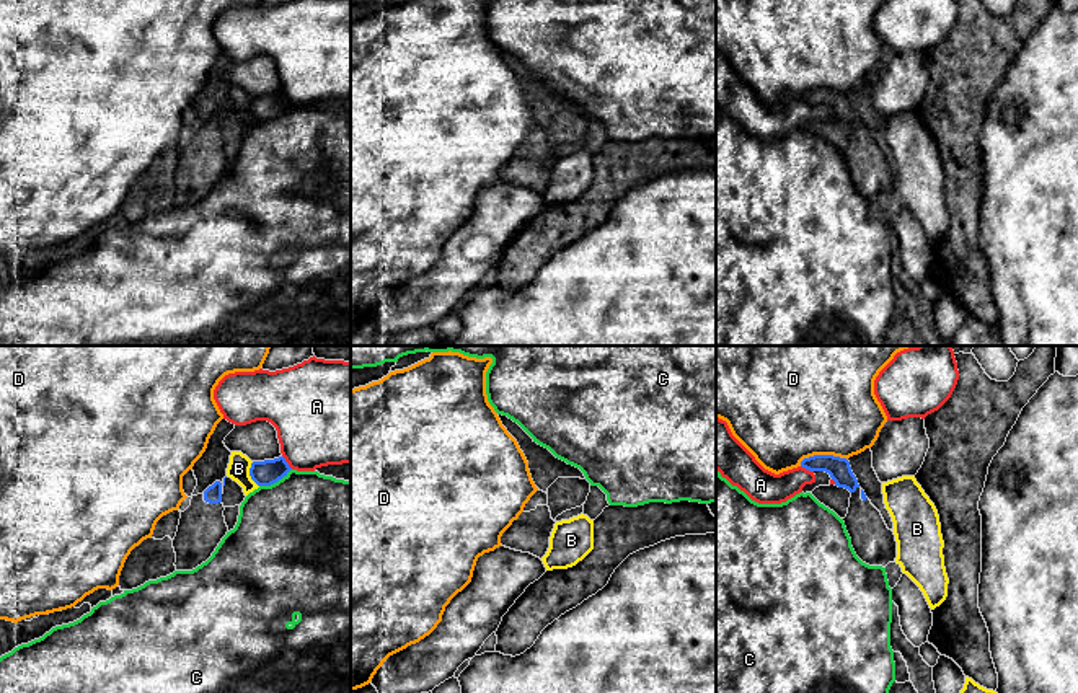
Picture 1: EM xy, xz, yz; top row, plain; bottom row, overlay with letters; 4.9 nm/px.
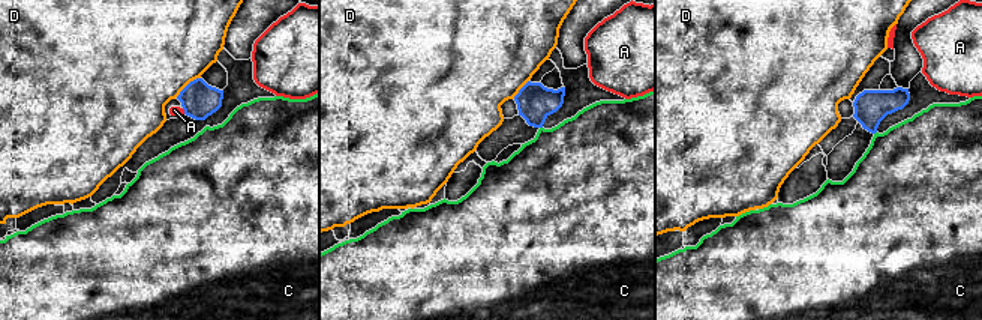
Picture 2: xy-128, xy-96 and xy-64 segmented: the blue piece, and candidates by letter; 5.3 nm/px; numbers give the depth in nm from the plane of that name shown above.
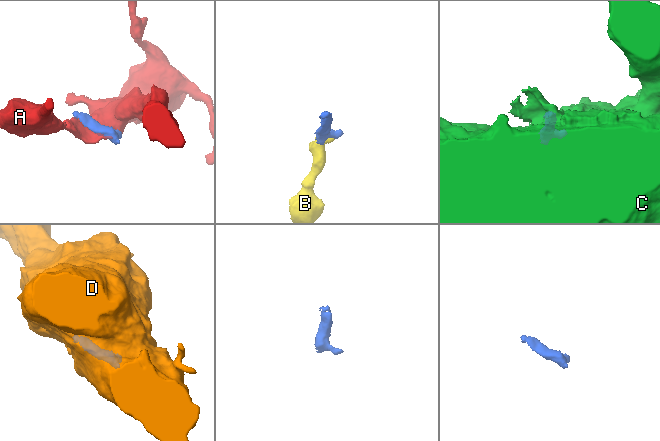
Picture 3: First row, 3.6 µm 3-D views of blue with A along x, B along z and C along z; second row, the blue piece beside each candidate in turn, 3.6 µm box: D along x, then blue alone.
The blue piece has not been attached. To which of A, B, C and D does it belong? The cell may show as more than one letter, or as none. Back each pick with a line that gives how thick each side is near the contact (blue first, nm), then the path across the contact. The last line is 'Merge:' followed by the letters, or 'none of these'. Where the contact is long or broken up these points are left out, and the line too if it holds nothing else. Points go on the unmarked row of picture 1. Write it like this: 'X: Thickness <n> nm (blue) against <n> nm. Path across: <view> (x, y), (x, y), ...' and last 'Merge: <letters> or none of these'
Merge: none of these

